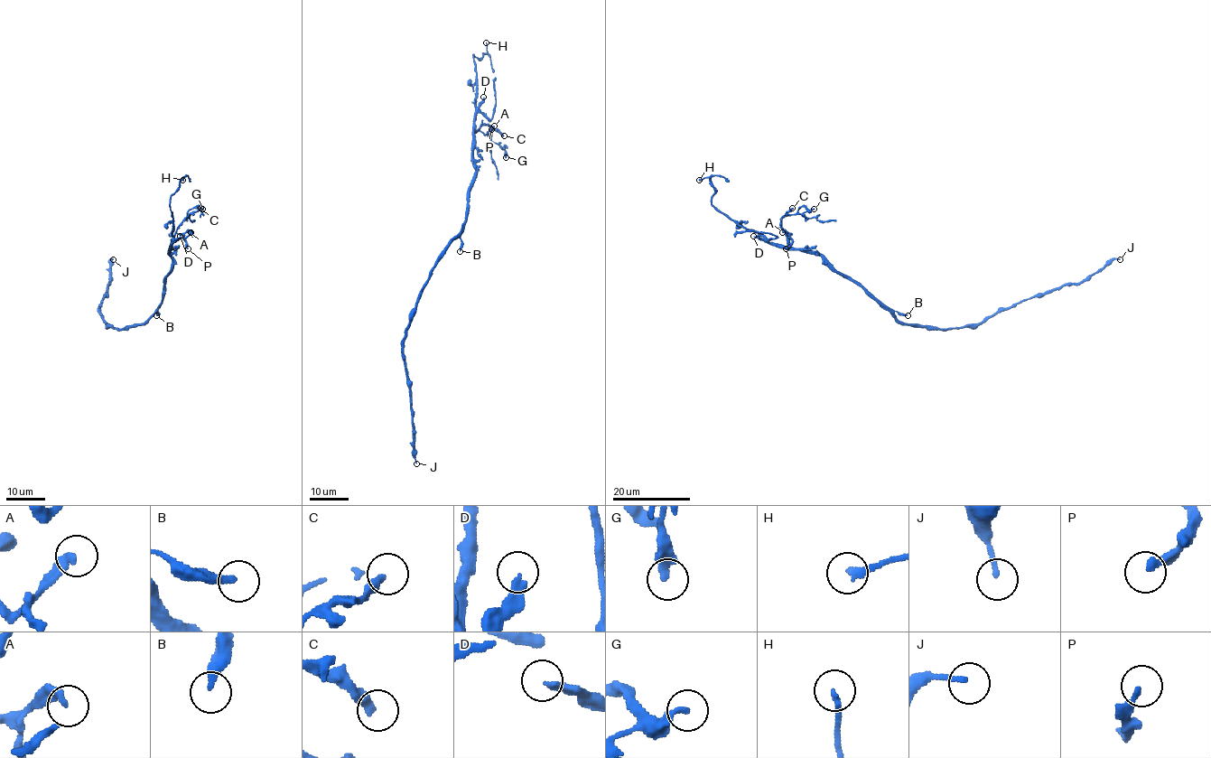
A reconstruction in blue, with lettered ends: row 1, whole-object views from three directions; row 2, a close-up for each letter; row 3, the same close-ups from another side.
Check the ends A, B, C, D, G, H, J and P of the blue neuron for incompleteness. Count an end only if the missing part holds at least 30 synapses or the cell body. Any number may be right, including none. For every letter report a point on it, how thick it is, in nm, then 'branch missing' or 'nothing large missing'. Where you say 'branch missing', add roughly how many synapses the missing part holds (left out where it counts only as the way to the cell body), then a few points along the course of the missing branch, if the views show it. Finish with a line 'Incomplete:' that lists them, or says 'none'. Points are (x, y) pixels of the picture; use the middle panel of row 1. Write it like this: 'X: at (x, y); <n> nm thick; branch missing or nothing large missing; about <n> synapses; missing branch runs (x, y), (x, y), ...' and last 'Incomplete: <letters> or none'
A: at (494, 126); 360 nm thick; nothing large missing
B: at (460, 251); 280 nm thick; nothing large missing
C: at (504, 135); 360 nm thick; nothing large missing
D: at (483, 97); 280 nm thick; branch missing; about 120 synapses; missing branch runs (483, 97), (486, 79), (479, 60), (479, 48), (484, 42), (481, 33)
G: at (506, 157); 300 nm thick; nothing large missing
H: at (486, 42); 200 nm thick; branch missing; about 30 synapses
J: at (416, 463); 170 nm thick; nothing large missing
P: at (491, 129); 240 nm thick; nothing large missing
Incomplete: D, H

